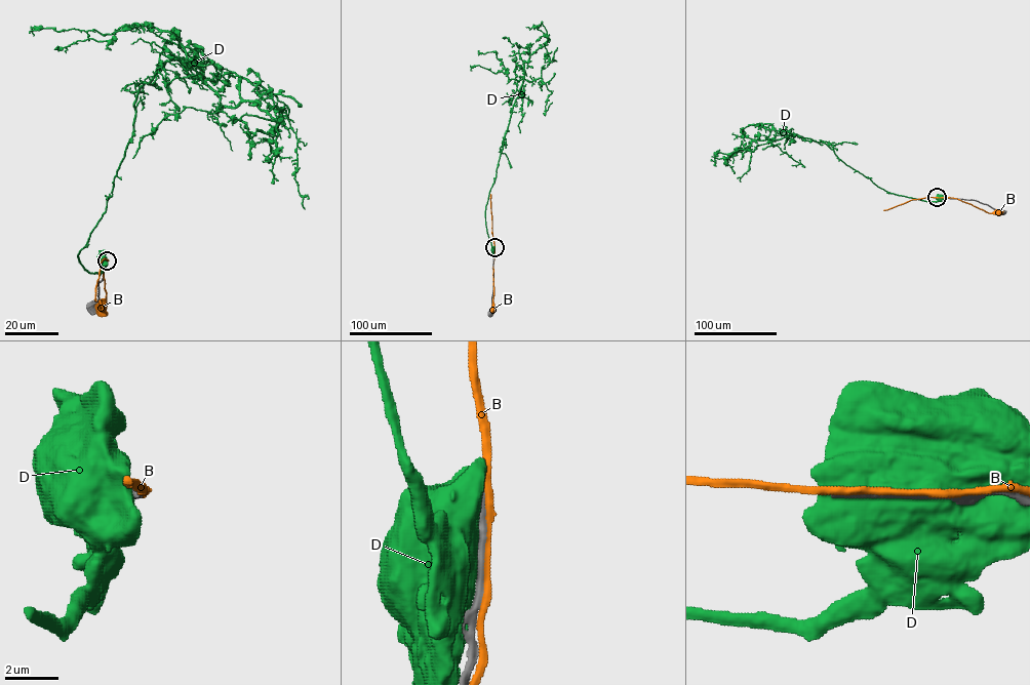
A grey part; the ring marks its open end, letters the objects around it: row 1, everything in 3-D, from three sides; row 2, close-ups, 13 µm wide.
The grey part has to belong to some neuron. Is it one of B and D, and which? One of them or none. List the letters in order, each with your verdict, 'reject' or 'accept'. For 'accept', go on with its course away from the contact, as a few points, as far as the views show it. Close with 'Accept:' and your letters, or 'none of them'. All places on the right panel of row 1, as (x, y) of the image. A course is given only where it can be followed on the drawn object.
B: reject
D: reject
Accept: none of them

